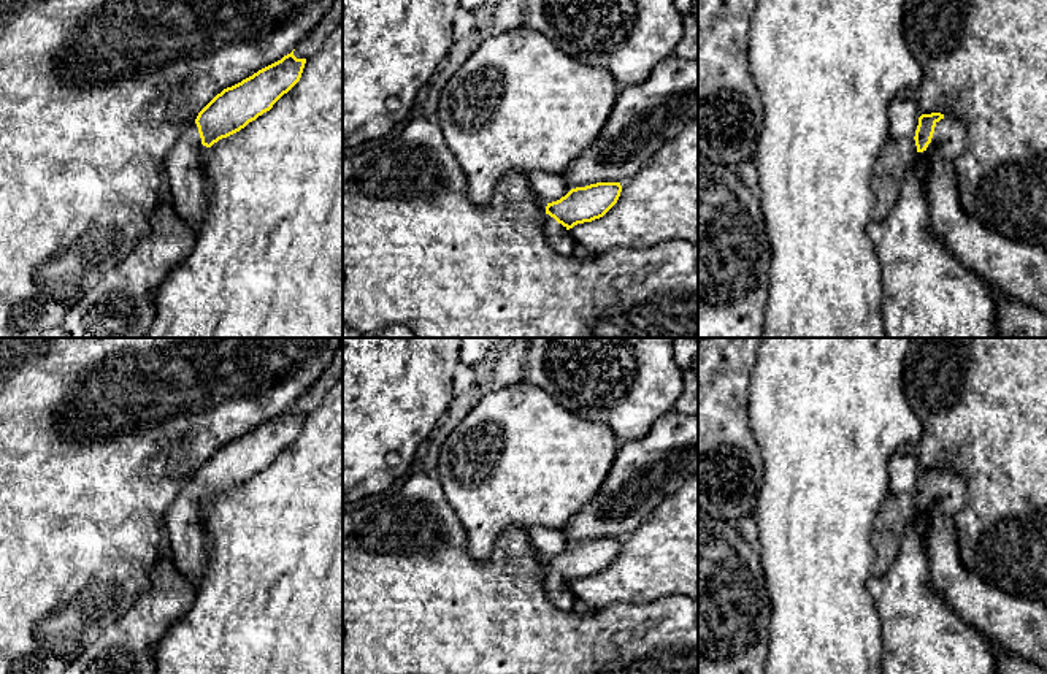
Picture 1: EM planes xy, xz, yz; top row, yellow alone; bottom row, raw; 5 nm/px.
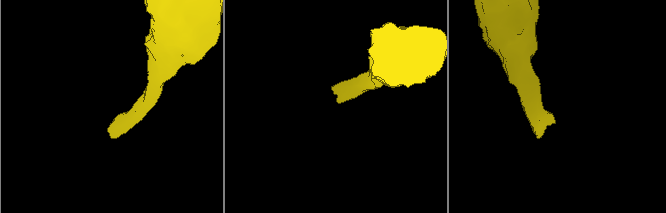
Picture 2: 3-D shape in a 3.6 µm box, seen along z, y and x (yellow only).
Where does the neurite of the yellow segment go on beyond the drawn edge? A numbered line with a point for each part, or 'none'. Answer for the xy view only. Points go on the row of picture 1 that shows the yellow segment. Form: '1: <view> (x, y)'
1: xy (186, 181)

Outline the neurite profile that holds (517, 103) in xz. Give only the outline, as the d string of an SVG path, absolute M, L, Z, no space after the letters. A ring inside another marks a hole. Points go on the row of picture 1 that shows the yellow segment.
M522 25L487 35L438 92L433 121L463 170L471 200L487 205L506 173L562 174L604 128L619 90L606 68L571 59Z

